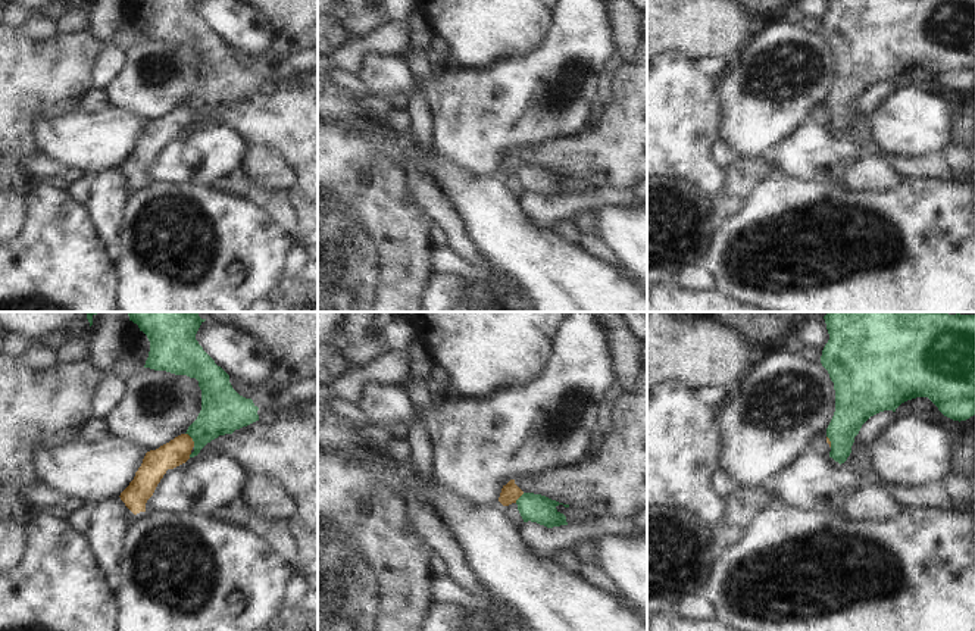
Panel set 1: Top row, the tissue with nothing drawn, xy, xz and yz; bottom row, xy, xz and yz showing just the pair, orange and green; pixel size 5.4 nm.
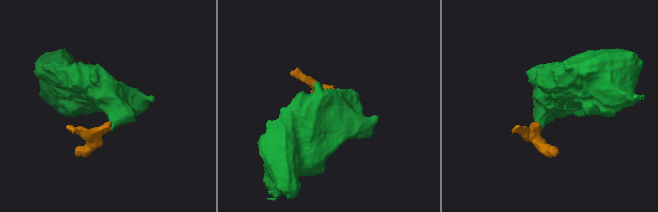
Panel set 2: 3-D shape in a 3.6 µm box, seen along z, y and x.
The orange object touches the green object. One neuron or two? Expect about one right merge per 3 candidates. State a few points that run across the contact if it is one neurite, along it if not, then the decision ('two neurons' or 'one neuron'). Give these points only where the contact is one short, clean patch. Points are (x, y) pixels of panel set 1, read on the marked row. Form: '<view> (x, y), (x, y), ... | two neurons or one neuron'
xy (186, 433), (194, 446) | two neurons

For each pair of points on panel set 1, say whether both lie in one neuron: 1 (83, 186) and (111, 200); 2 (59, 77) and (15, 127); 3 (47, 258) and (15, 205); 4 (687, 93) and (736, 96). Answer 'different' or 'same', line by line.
1: different
2: same
3: different
4: different

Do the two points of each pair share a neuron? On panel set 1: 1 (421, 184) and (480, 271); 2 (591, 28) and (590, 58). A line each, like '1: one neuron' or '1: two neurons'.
1: one neuron
2: one neuron

